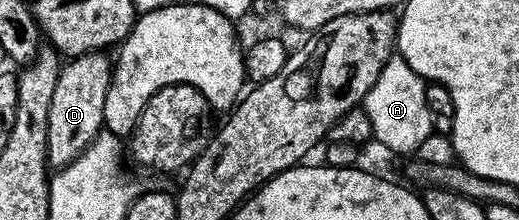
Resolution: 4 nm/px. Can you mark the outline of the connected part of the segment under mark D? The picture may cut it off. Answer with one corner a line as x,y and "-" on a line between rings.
102,52
79,54
58,71
56,92
52,92
52,104
48,108
46,133
46,157
51,167
68,165
103,129
104,100
108,100
112,73
111,59
106,59
106,56

